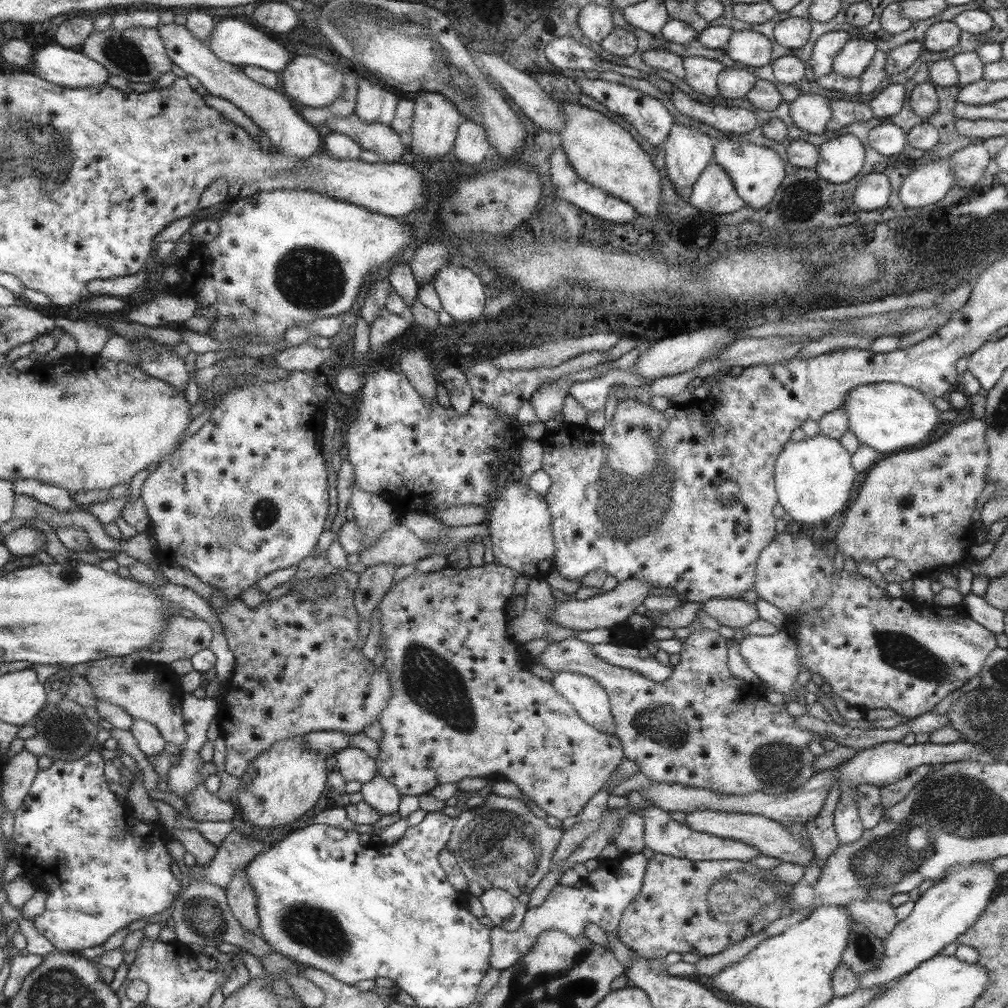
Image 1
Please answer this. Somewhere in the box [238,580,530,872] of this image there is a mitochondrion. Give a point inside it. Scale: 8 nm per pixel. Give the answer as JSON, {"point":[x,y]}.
{"point":[428,679]}

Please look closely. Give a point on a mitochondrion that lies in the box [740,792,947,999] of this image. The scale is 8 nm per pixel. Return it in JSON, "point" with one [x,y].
{"point":[880,865]}

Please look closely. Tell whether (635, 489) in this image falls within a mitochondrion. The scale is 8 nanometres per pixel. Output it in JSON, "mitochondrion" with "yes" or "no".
{"mitochondrion":"yes"}

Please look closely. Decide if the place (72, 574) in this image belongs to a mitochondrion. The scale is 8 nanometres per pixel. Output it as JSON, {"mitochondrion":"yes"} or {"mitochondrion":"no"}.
{"mitochondrion":"yes"}

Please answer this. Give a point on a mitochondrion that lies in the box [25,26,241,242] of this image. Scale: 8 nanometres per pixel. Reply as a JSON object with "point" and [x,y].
{"point":[126,56]}

